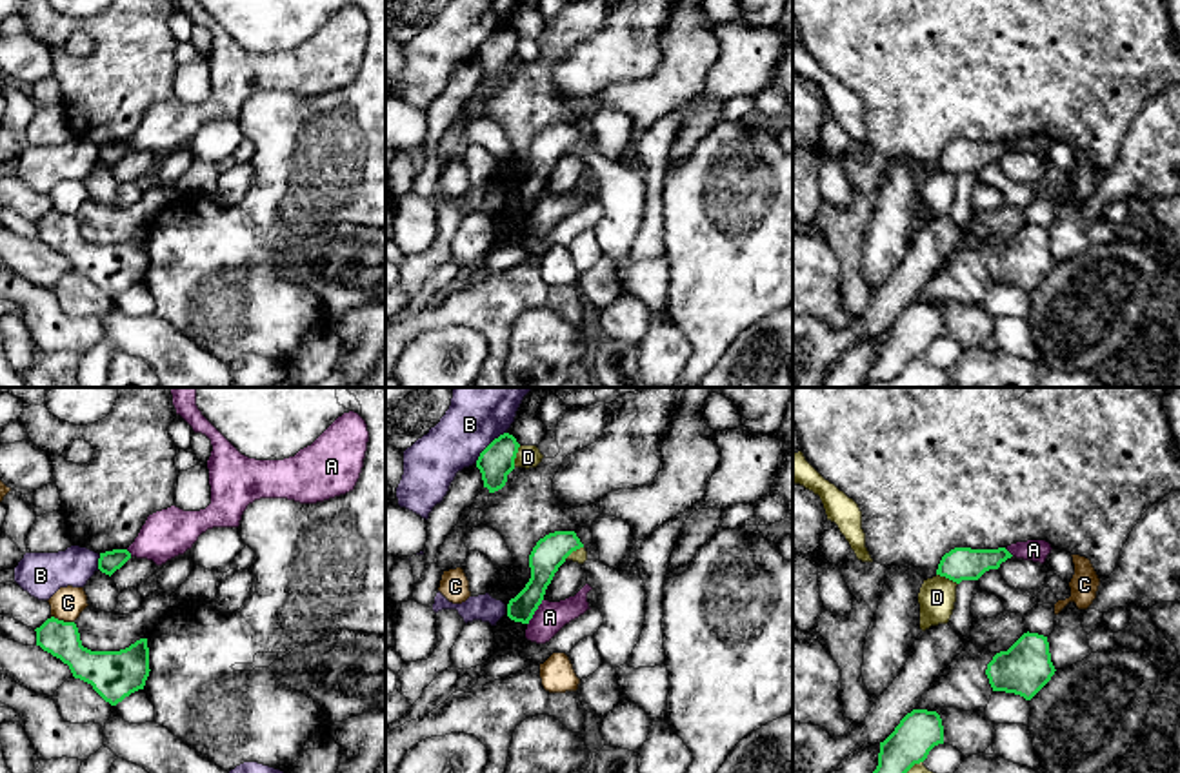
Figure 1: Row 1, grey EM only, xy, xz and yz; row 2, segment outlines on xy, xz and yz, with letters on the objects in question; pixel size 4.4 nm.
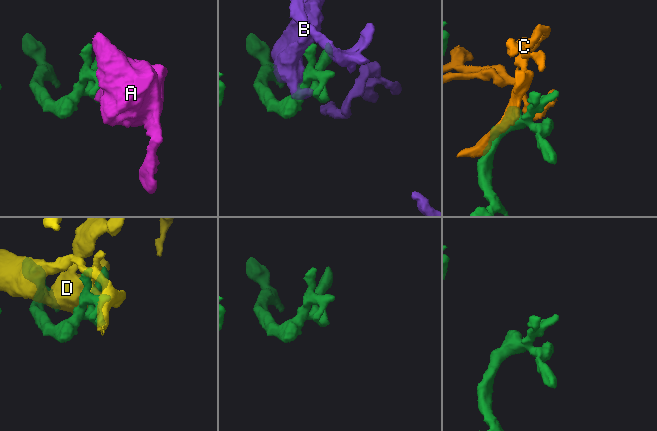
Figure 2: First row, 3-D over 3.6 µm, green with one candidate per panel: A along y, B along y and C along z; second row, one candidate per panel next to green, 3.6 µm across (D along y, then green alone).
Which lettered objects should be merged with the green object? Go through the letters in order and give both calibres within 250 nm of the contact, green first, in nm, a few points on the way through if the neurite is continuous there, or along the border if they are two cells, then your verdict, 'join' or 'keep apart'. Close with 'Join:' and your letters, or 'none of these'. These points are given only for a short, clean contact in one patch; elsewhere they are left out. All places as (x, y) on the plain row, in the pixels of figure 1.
A: 150 nm thick on the green side, 140 nm on the other; border along xz (542, 191), (528, 217); keep apart
B: 160 nm thick on the green side, 240 nm on the other; keep apart
C: 160 nm thick on the green side, 140 nm on the other; keep apart
D: 160 nm thick on the green side, 100 nm on the other; keep apart
Join: none of these

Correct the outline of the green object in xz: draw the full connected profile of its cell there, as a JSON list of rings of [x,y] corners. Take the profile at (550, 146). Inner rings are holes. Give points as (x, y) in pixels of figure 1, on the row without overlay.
[[[555,124],[540,131],[529,147],[531,171],[525,180],[509,193],[507,209],[515,215],[529,216],[555,166],[565,151],[580,140],[584,140],[584,136],[575,124]]]

